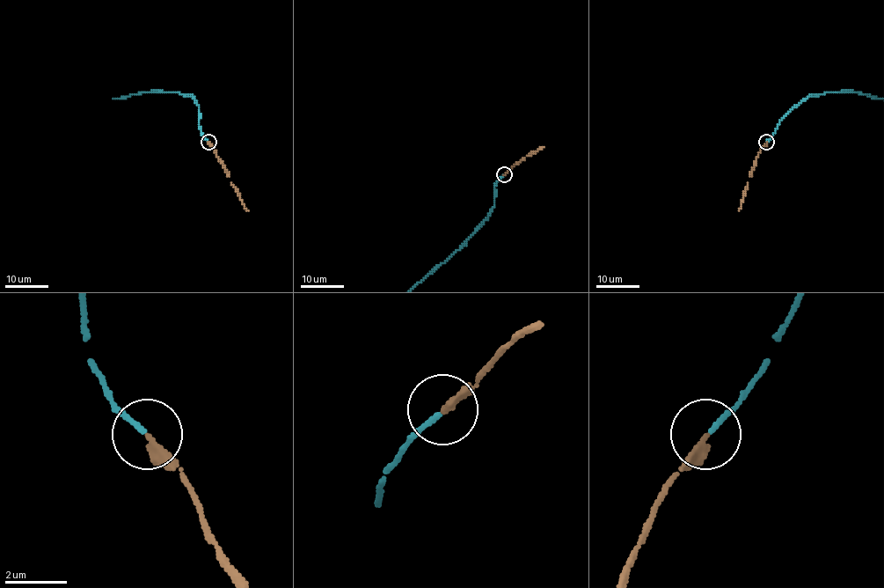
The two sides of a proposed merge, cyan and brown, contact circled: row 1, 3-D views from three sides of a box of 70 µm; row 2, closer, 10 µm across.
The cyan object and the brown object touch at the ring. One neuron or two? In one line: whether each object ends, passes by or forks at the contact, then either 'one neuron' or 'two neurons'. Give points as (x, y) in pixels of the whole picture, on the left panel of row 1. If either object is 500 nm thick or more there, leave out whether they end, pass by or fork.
cyan ends there; brown ends there; one neuron

